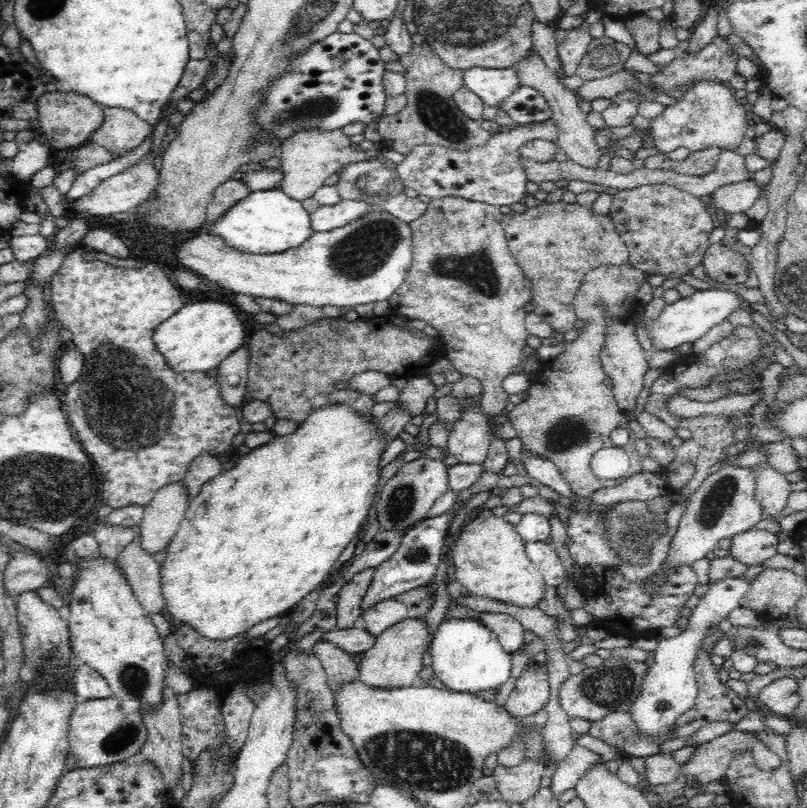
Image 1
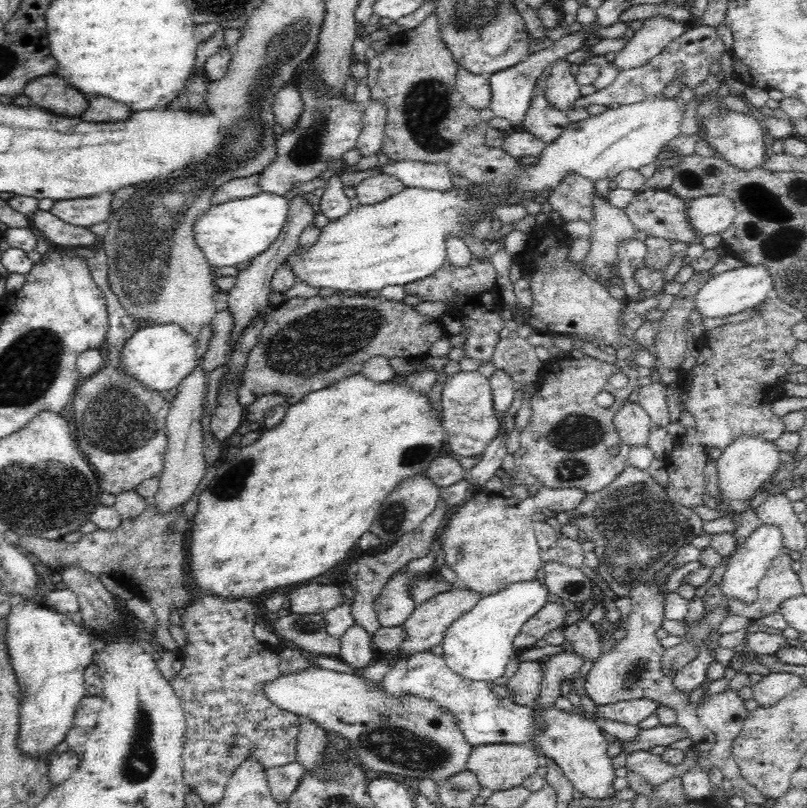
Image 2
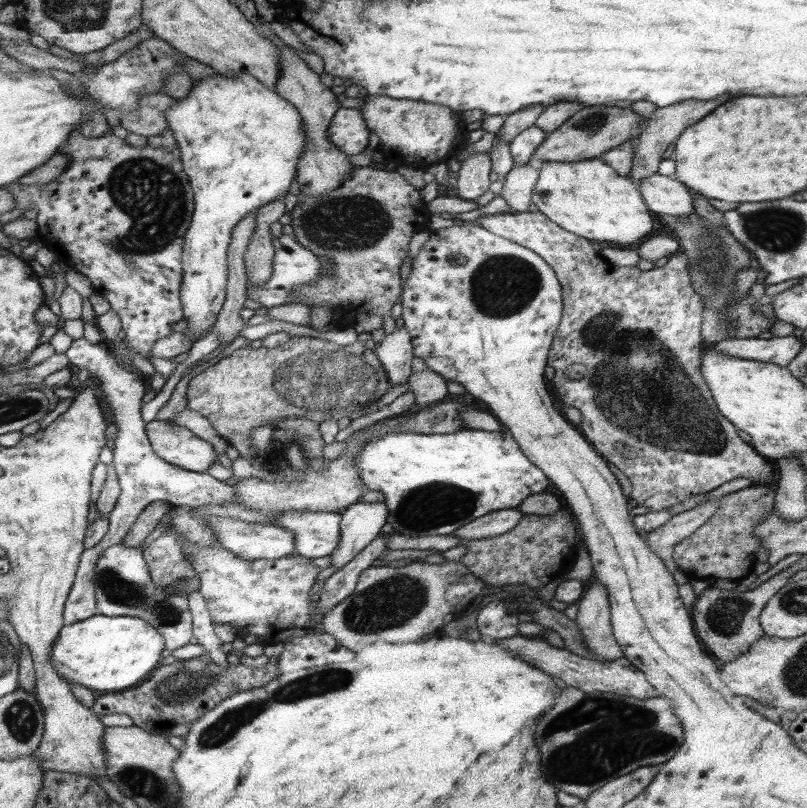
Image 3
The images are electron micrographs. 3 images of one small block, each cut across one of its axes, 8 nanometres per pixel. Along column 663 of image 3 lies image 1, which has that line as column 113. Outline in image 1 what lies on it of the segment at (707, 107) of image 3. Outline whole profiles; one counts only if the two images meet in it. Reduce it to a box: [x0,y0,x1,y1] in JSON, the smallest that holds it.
[90,106,150,158]

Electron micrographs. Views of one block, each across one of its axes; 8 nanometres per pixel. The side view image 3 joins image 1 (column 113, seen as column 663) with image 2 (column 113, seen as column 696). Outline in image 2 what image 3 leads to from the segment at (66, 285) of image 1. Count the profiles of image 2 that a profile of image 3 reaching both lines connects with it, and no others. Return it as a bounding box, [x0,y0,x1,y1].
[72,248,172,496]

